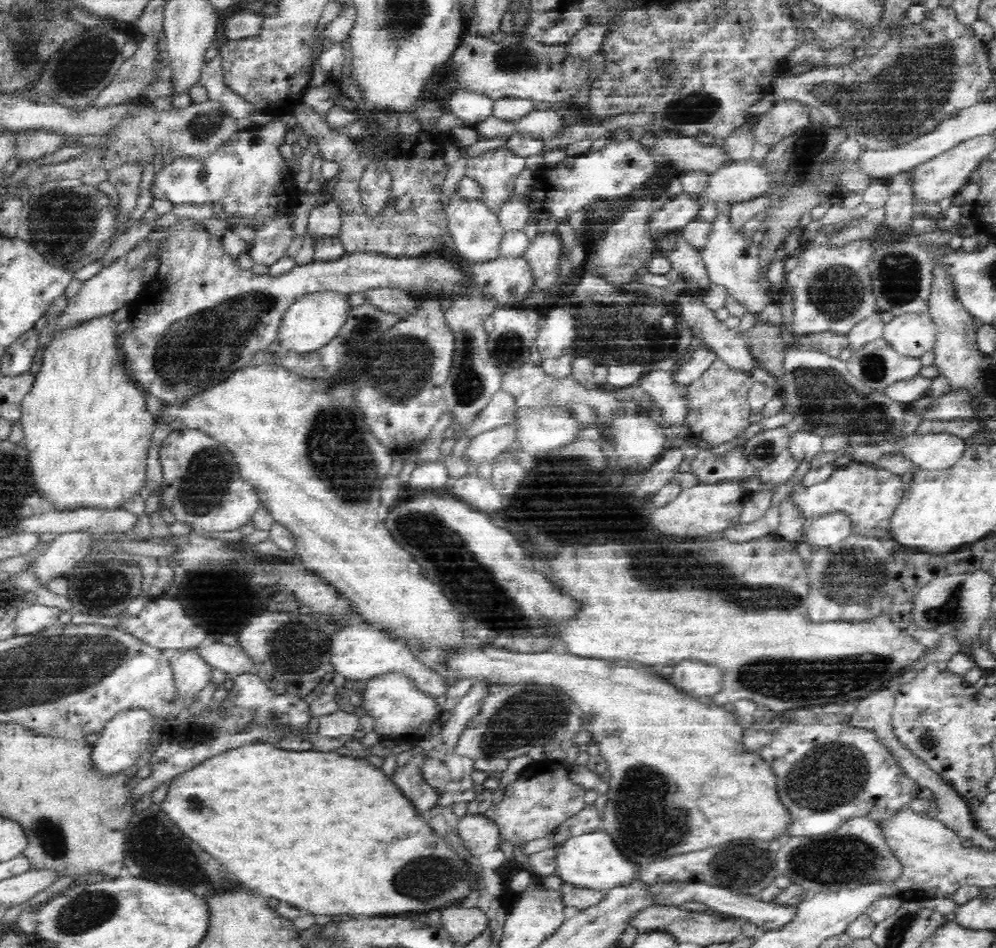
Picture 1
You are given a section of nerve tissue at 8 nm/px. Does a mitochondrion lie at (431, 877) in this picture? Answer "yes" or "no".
yes

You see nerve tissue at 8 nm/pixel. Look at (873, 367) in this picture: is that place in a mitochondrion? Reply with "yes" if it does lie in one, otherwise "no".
yes

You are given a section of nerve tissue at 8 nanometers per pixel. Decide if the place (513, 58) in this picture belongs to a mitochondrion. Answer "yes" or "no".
yes

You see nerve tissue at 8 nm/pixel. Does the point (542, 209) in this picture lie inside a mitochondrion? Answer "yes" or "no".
no

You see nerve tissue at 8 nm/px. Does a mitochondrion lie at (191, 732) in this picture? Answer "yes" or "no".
no

